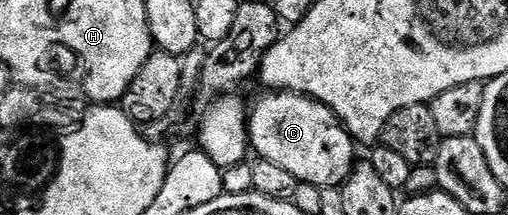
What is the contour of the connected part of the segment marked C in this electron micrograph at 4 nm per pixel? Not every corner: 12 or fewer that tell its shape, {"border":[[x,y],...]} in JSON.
{"border":[[271,90],[249,108],[254,155],[303,186],[346,184],[357,144],[335,111]]}

